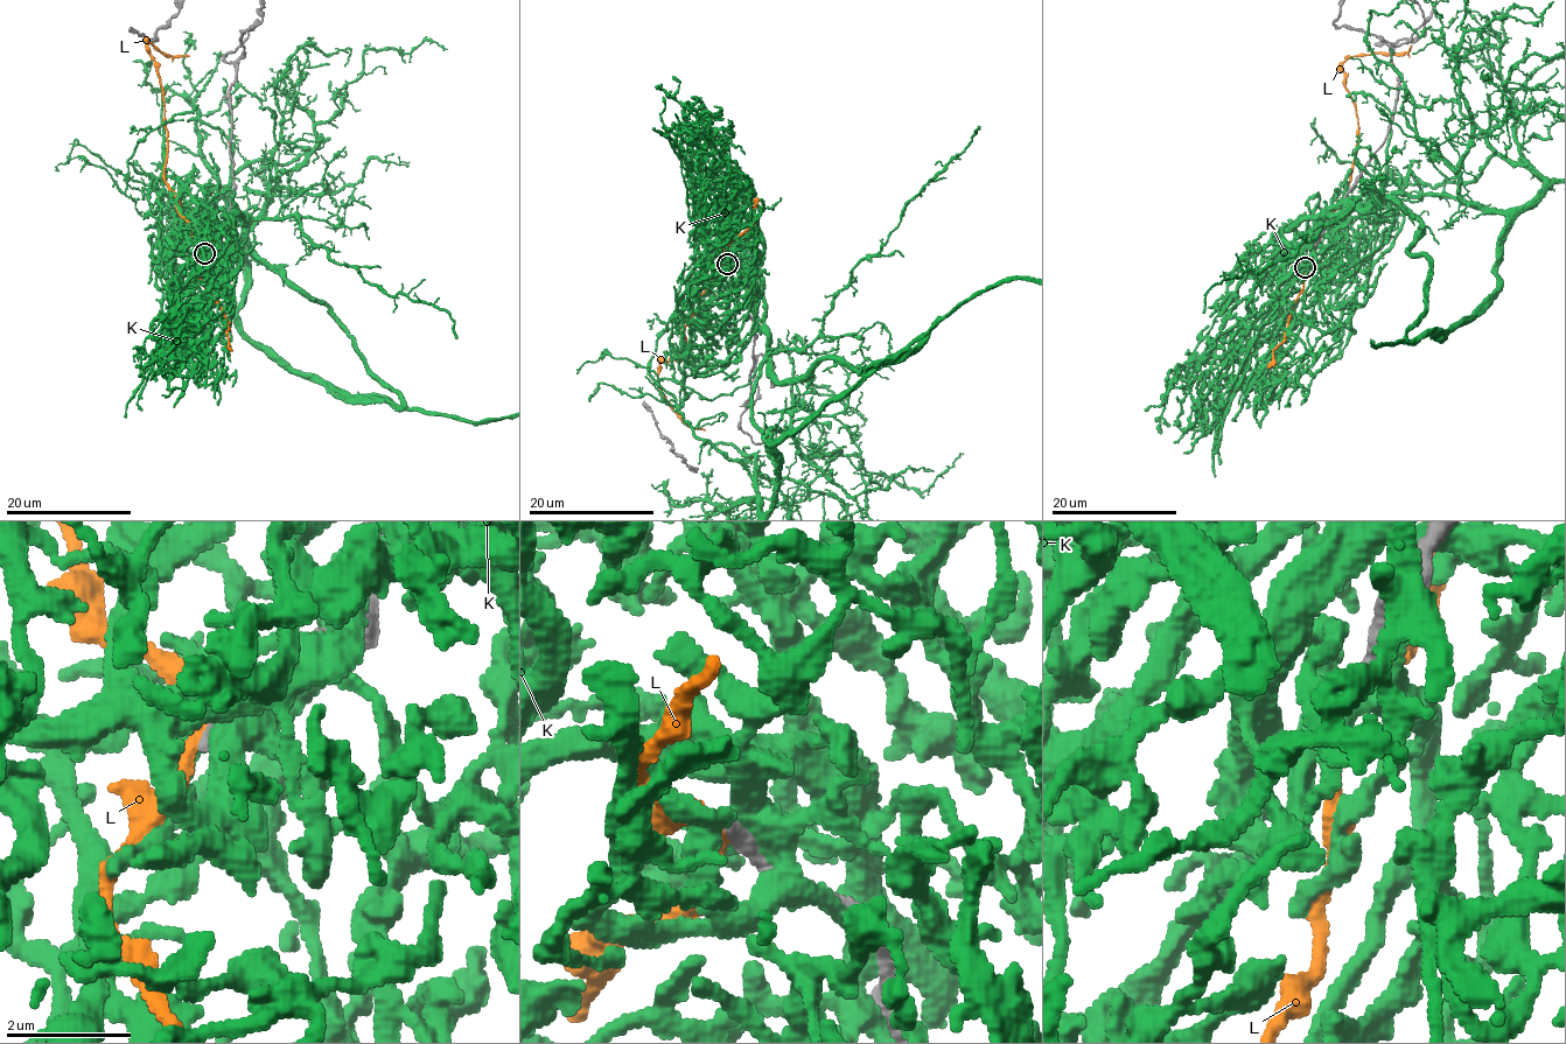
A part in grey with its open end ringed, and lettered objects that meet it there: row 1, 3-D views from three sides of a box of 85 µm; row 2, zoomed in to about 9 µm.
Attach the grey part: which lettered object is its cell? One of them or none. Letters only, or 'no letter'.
no letter

